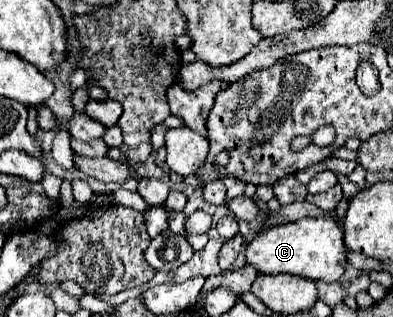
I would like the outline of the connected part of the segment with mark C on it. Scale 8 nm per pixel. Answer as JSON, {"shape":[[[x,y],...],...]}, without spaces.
{"shape":[[[302,218],[290,224],[272,226],[266,230],[260,230],[252,242],[246,246],[246,264],[256,268],[258,274],[298,274],[302,278],[310,280],[324,280],[324,282],[336,282],[344,274],[346,268],[346,246],[342,240],[342,228],[334,218]]]}

